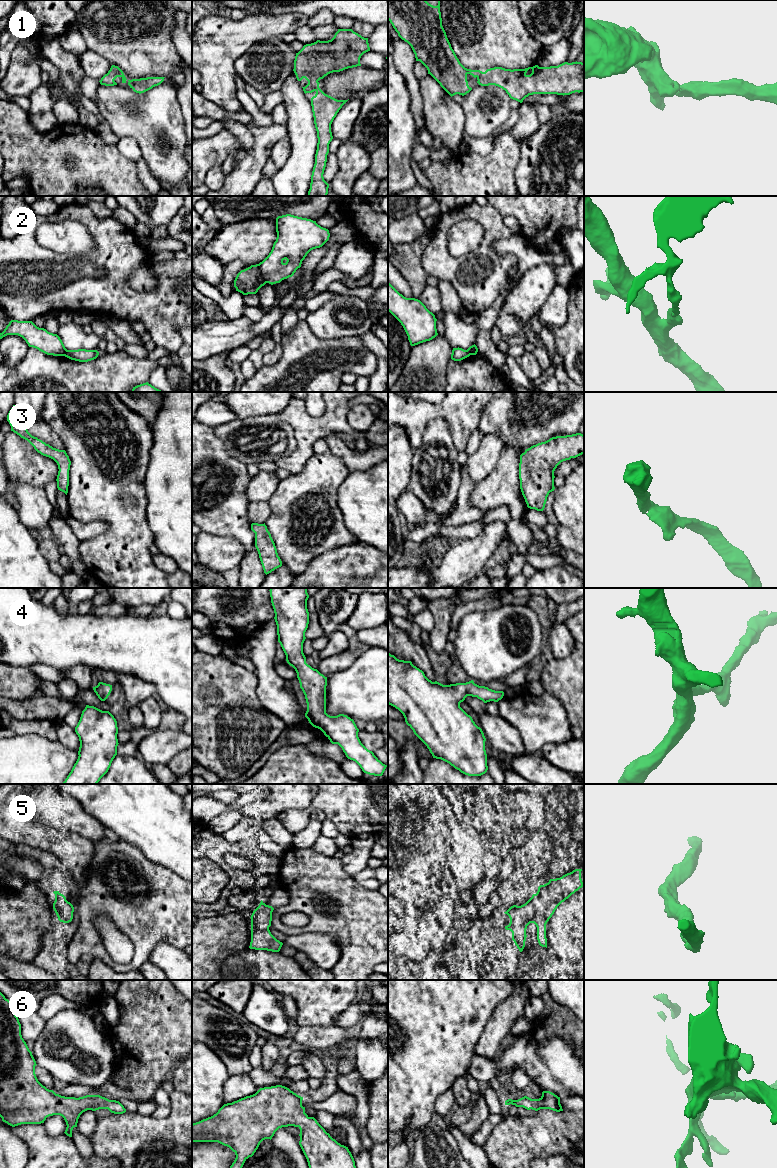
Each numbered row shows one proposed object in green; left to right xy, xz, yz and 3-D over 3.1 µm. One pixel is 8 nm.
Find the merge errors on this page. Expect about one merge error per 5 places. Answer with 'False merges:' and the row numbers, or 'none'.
False merges: 2

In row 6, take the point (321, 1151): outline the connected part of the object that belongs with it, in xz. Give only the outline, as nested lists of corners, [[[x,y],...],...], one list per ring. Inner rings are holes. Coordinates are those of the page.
[[[282,1085],[260,1088],[253,1095],[224,1104],[213,1116],[193,1123],[192,1142],[218,1142],[229,1147],[236,1155],[230,1168],[242,1168],[263,1140],[271,1140],[279,1128],[294,1126],[300,1129],[299,1145],[309,1168],[356,1168],[348,1147],[338,1143],[314,1117],[305,1113],[302,1100],[303,1097]]]

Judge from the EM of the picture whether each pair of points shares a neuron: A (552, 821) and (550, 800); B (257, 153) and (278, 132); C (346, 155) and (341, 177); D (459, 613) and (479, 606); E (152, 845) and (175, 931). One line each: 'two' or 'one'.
A: one
B: one
C: one
D: one
E: two

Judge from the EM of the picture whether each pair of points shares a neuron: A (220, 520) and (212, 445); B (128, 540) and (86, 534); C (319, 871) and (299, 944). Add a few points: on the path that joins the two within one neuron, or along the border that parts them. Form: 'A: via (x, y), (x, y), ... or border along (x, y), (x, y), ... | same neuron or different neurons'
A: via (226, 501), (234, 493), (239, 476), (228, 464) | same neuron
B: border along (109, 524), (103, 532), (80, 542) | different neurons
C: border along (326, 934), (298, 933), (287, 935) | different neurons

